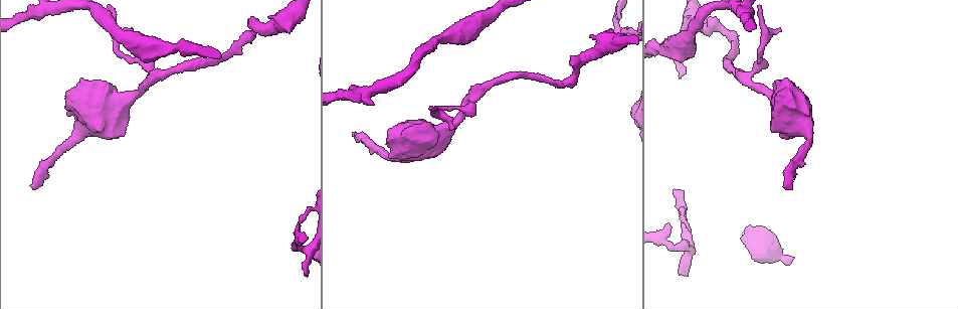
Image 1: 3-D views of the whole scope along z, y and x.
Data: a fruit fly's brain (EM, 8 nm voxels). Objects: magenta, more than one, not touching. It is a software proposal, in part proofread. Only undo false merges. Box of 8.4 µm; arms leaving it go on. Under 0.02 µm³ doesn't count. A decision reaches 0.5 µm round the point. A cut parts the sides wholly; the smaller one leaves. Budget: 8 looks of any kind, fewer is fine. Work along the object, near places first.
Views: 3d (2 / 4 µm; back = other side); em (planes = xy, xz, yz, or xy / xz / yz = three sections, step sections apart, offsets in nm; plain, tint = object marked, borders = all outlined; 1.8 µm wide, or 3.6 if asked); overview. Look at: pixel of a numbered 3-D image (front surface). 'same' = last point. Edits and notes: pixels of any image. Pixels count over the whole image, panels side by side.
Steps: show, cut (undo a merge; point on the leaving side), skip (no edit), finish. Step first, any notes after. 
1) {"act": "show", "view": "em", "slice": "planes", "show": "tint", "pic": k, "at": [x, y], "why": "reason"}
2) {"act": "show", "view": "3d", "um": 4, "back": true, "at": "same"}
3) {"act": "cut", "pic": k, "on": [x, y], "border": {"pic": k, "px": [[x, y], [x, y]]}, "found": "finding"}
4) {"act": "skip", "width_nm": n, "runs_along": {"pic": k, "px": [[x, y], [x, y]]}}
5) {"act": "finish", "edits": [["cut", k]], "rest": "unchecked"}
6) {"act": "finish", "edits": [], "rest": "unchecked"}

{"act": "show", "view": "3d", "um": 4, "back": true, "pic": 1, "at": [802, 122], "why": "calibre changes"}

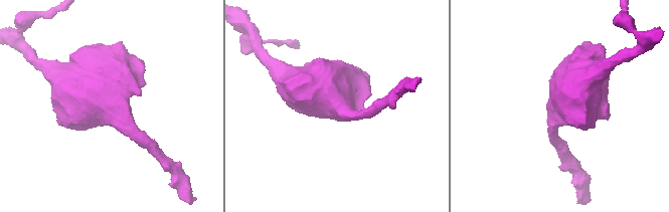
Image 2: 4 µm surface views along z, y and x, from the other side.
{"act": "show", "view": "em", "slice": "yz", "step": 16, "show": "tint", "pic": 2, "at": [111, 104]}

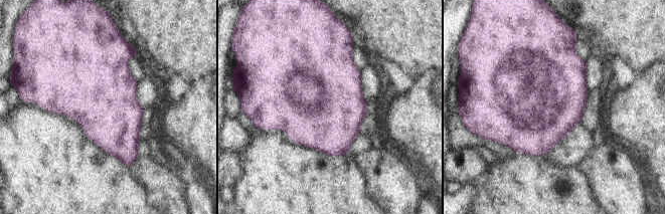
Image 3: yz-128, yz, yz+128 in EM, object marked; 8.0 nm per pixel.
{"act": "show", "view": "em", "slice": "planes", "show": "borders", "at": "same", "why": "another direction"}

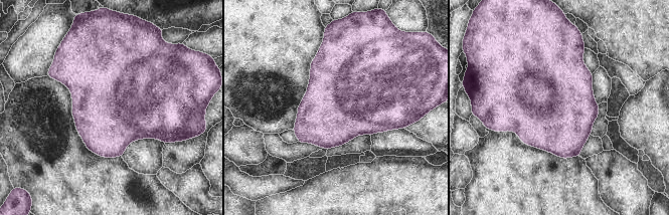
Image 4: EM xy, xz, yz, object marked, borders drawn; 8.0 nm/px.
{"act": "skip", "width_nm": 650, "found": "all the same neuron"}

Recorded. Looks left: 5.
{"act": "show", "view": "em", "slice": "planes", "show": "tint", "pic": 1, "at": [42, 9], "why": "sharp bend"}

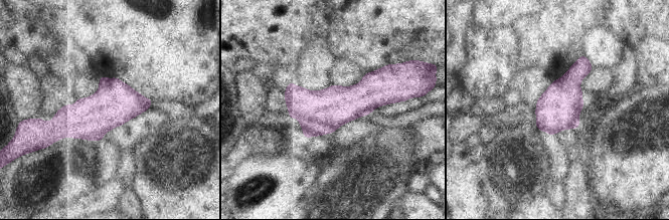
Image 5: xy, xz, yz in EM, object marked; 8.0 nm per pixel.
{"act": "skip", "found": "continuous, no second neuron"}

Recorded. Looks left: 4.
{"act": "show", "view": "3d", "um": 4, "pic": 1, "at": [472, 92], "why": "three-way junction"}

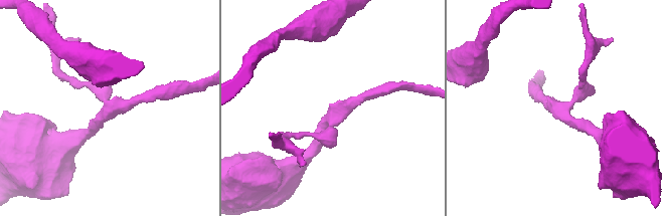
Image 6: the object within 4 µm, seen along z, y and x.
{"act": "show", "view": "em", "slice": "planes", "show": "borders", "pic": 6, "at": [332, 115], "why": "need the tissue"}

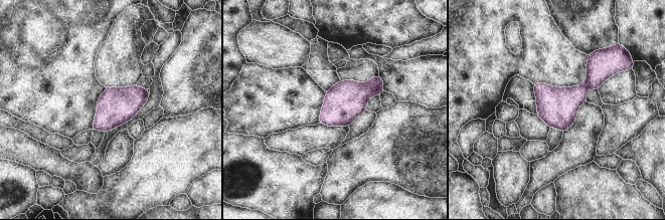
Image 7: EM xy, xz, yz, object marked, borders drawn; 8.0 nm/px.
{"act": "skip", "width_nm": 300, "found": "all the same neuron"}

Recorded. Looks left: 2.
{"act": "finish", "edits": [], "rest": "unchecked"}

